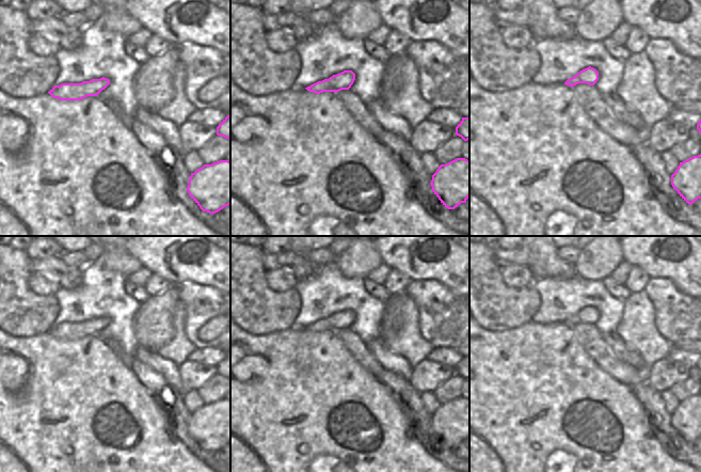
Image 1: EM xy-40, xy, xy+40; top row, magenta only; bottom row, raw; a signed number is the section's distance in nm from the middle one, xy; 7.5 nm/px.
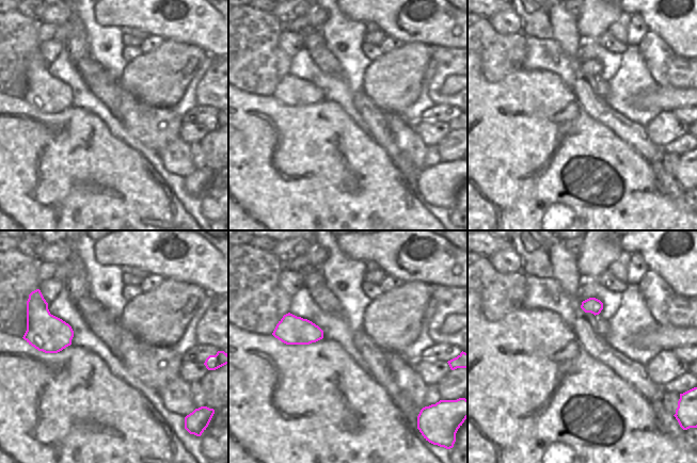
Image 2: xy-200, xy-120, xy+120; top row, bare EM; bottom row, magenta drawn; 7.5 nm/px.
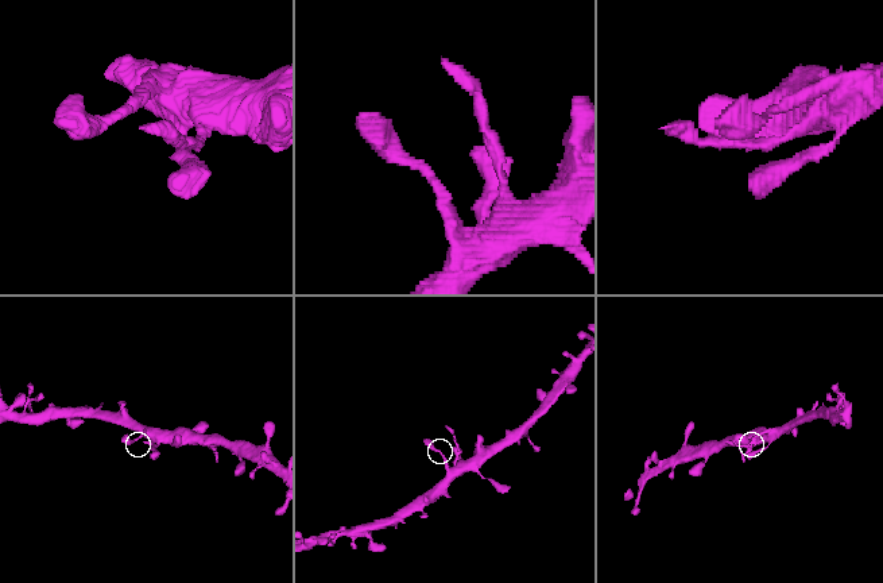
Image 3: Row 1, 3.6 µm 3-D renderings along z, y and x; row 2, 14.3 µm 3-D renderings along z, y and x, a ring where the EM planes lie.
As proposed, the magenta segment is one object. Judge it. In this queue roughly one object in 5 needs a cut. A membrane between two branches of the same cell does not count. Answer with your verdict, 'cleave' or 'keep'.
keep

